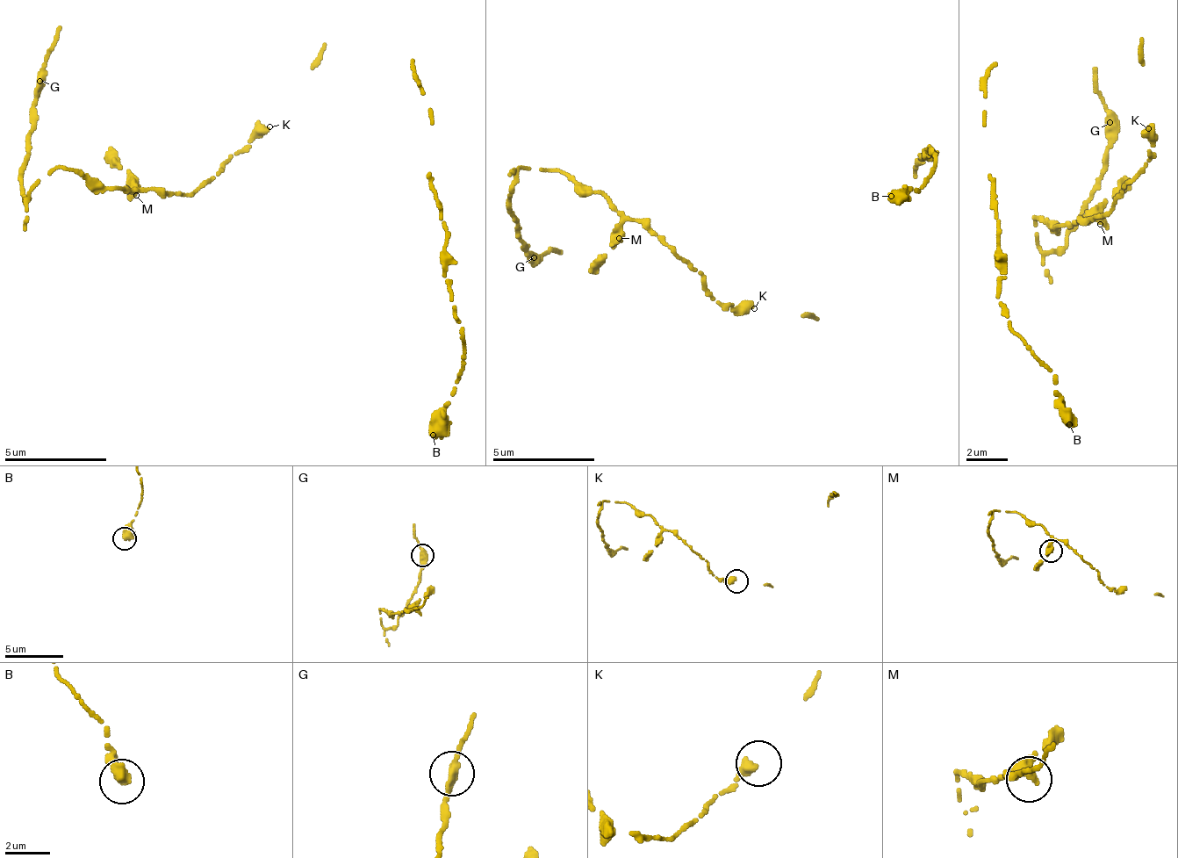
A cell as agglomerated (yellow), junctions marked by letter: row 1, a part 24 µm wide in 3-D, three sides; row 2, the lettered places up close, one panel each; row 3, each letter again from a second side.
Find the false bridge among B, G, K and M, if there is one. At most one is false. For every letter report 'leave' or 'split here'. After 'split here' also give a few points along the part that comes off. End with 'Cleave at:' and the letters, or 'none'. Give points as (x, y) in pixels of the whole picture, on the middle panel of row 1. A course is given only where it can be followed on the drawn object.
B: leave
G: leave
K: leave
M: leave
Cleave at: none

